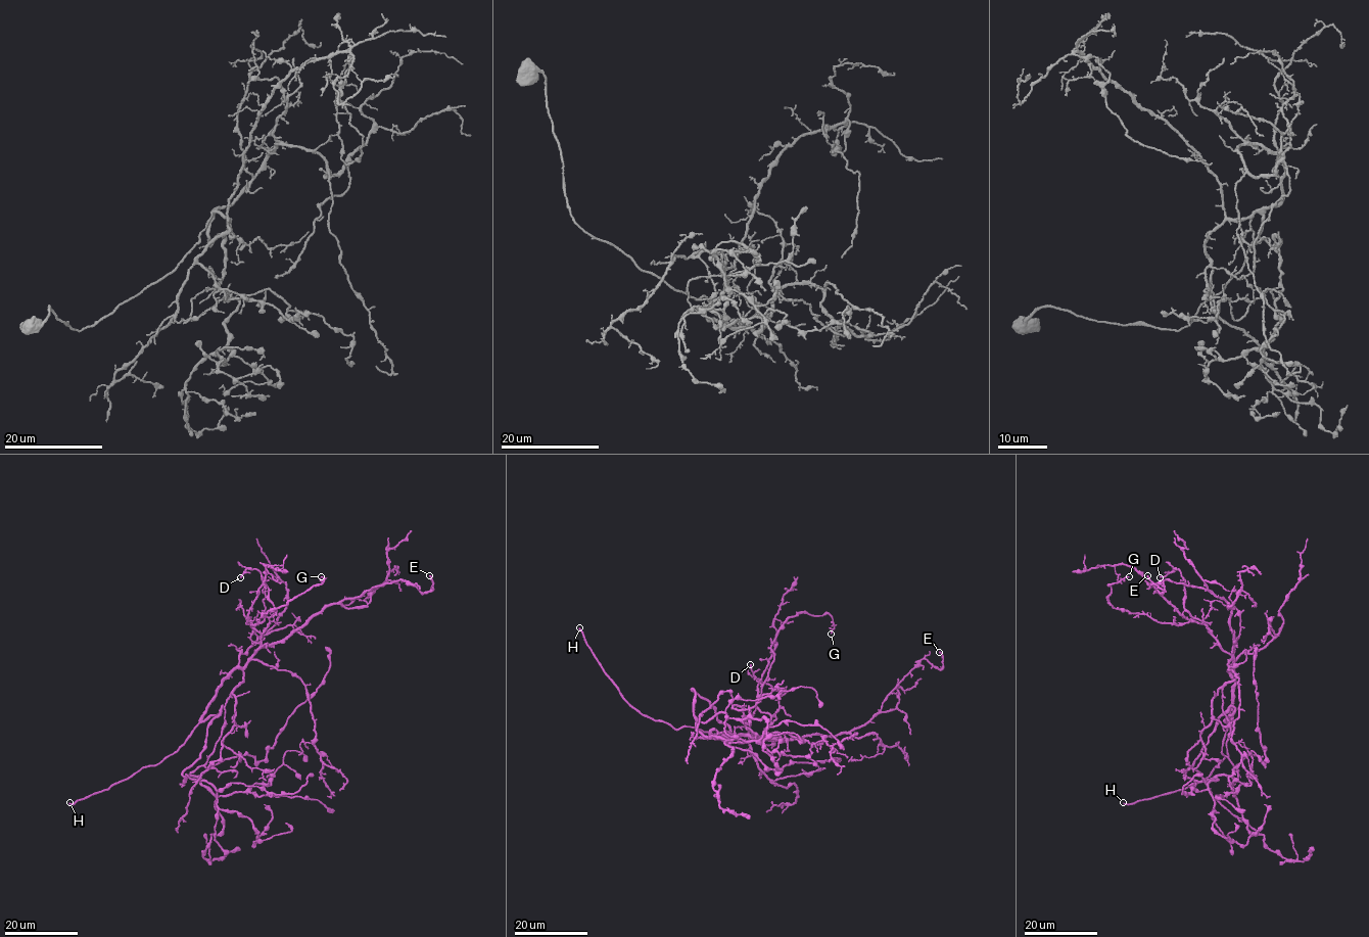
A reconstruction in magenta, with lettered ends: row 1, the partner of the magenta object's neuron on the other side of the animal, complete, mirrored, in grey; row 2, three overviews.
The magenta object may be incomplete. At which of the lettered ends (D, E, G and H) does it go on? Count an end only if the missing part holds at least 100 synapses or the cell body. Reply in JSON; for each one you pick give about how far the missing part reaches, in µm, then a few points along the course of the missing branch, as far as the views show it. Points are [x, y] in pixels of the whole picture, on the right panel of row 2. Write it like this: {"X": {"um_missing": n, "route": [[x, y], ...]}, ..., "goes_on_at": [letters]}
{"H": {"um_missing": 20, "route": [[1123, 802], [1106, 804], [1099, 824], [1086, 833]]}, "goes_on_at": ["H"]}

